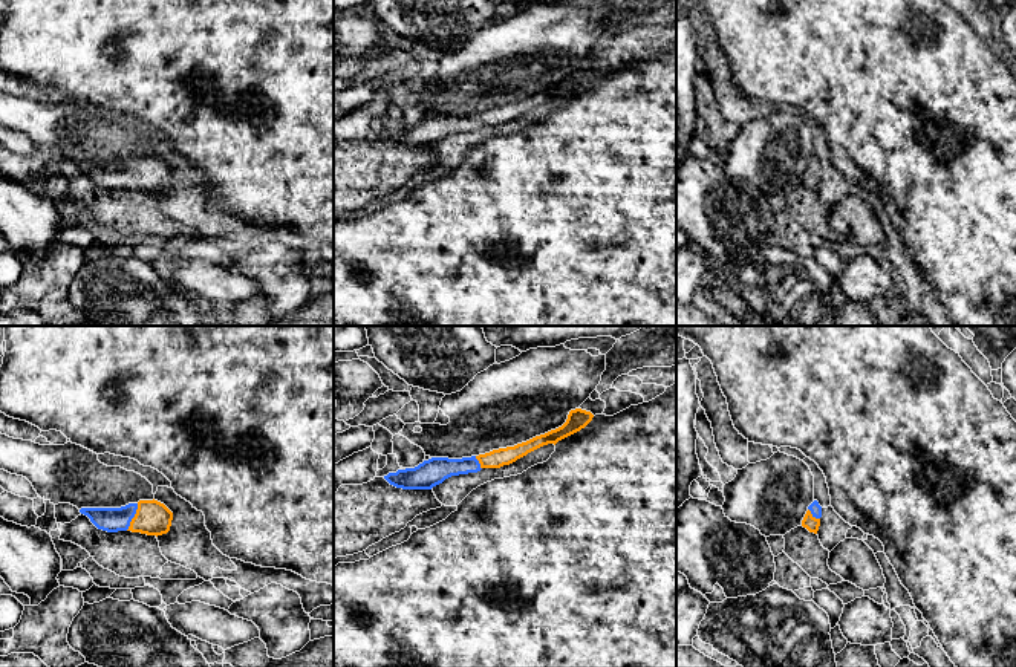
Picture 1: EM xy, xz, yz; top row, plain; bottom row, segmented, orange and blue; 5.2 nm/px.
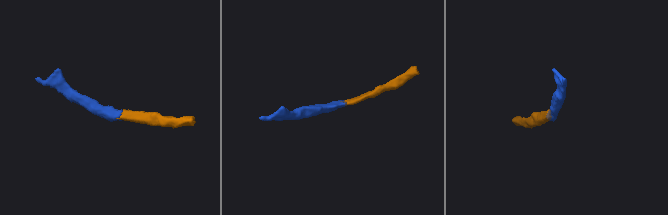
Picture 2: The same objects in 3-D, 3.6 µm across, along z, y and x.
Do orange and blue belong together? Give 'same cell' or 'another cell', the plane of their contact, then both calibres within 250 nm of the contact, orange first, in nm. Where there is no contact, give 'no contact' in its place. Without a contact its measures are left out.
same cell; contact in xy; calibres 180 and 130 nm

